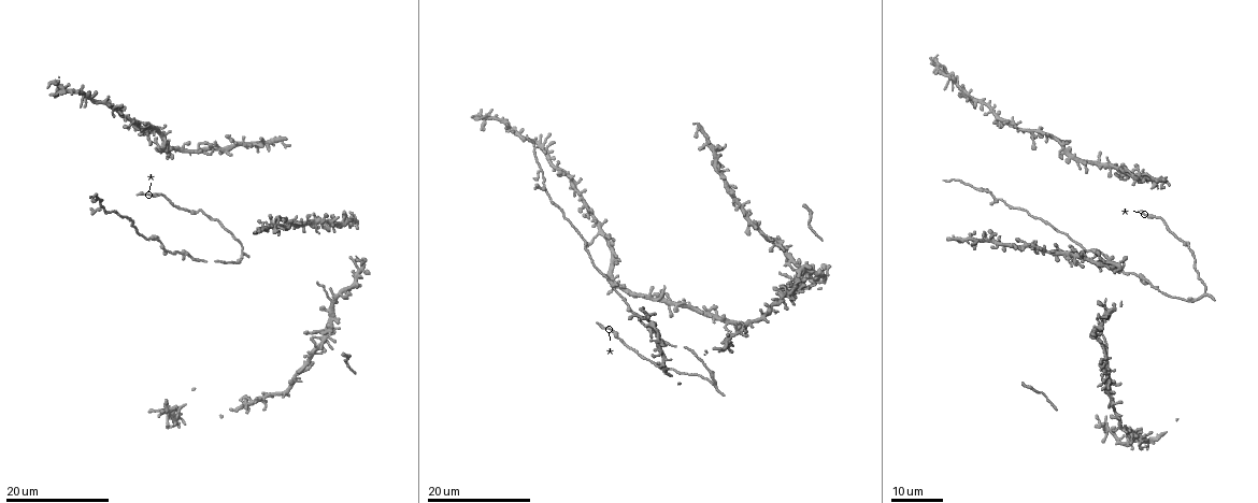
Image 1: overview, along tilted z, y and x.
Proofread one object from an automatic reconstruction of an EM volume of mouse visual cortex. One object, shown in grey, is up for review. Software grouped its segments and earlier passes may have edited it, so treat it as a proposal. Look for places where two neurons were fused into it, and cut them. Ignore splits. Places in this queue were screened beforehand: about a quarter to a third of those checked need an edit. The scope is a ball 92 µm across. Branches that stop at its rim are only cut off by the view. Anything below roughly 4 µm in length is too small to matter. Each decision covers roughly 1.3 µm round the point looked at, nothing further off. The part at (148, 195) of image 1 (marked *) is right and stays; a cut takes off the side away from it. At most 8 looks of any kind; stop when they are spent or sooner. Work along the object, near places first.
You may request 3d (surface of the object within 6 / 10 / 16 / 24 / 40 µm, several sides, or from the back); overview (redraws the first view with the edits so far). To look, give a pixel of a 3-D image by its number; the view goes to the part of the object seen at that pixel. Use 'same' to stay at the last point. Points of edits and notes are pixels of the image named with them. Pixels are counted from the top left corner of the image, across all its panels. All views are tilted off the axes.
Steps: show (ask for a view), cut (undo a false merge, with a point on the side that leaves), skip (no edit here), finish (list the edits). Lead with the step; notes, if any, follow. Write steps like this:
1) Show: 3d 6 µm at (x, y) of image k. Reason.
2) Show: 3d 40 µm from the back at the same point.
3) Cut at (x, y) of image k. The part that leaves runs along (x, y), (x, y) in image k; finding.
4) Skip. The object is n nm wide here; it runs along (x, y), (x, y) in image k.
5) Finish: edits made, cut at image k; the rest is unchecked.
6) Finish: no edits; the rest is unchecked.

Show: 3d 24 µm at (146, 131) of image 1.

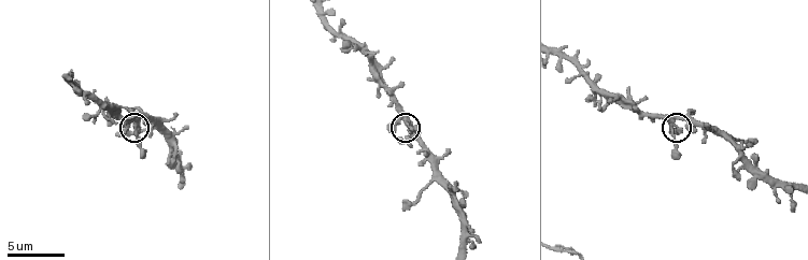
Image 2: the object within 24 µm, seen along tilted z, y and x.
Show: 3d 6 µm at (674, 123) of image 2.

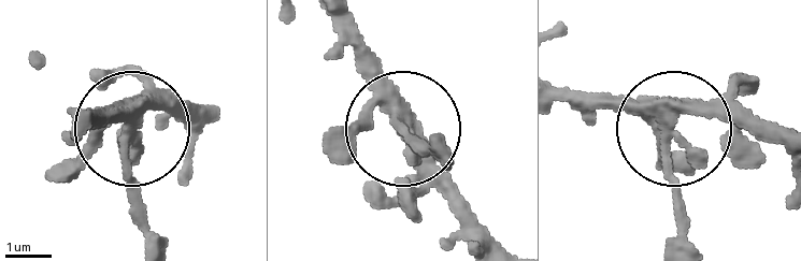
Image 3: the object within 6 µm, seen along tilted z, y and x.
Skip. 5 arms meet here; all the same neuron.

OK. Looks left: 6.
Show: 3d 24 µm at (1022, 209) of image 1.

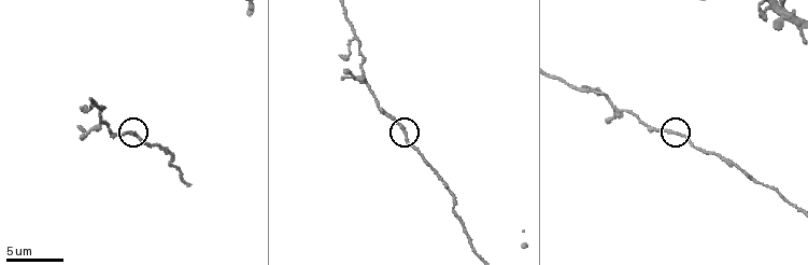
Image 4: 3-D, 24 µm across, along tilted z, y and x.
Show: 3d 6 µm at (133, 131) of image 4.

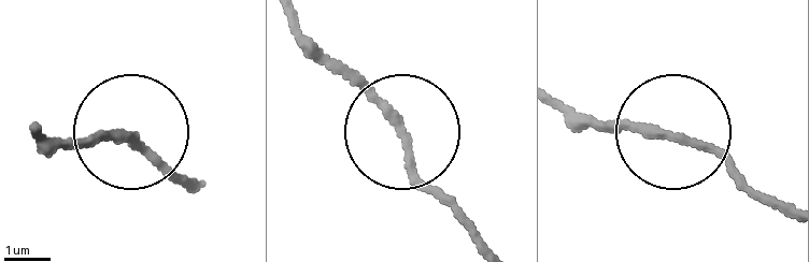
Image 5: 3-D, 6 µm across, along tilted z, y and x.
Skip. The side arm is 19 µm long; all the same neuron.

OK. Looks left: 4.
Show: 3d 24 µm at (645, 316) of image 1. Looks like a crossing.

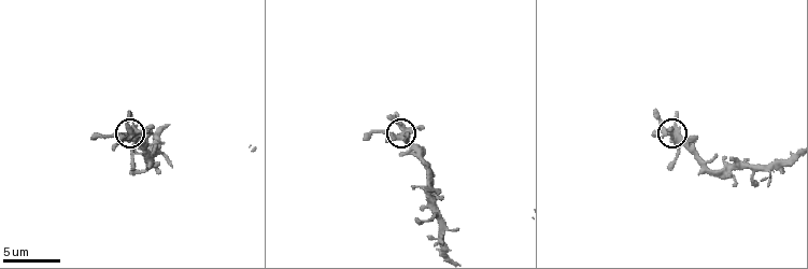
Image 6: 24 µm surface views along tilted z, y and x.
Show: 3d 10 µm at (675, 135) of image 6.

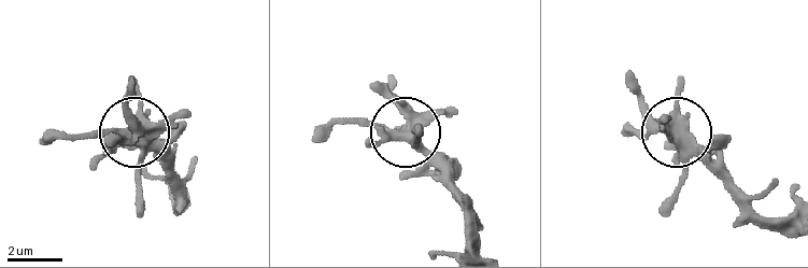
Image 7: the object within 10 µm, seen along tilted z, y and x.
Skip. All the same neuron.

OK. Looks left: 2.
Finish: no edits; the rest is unchecked.

